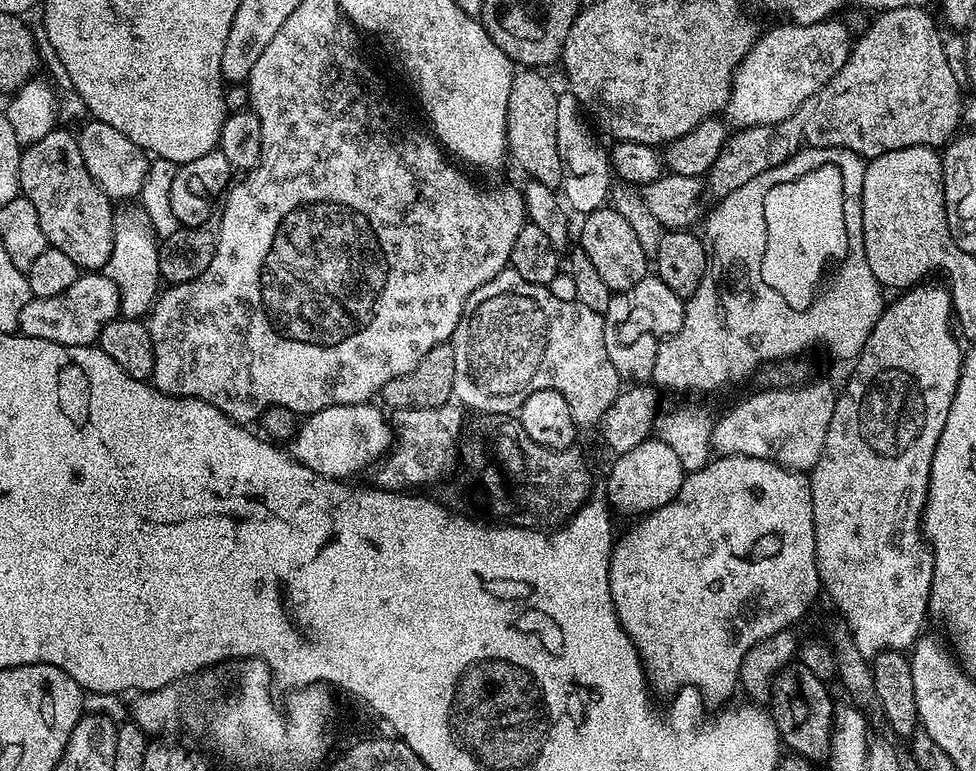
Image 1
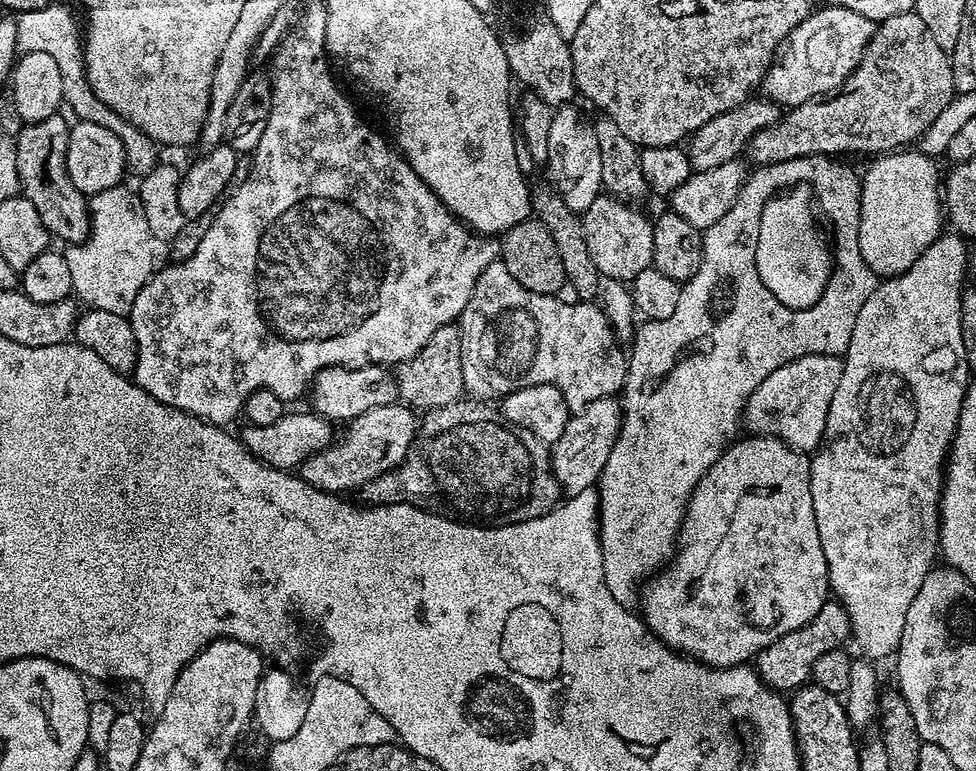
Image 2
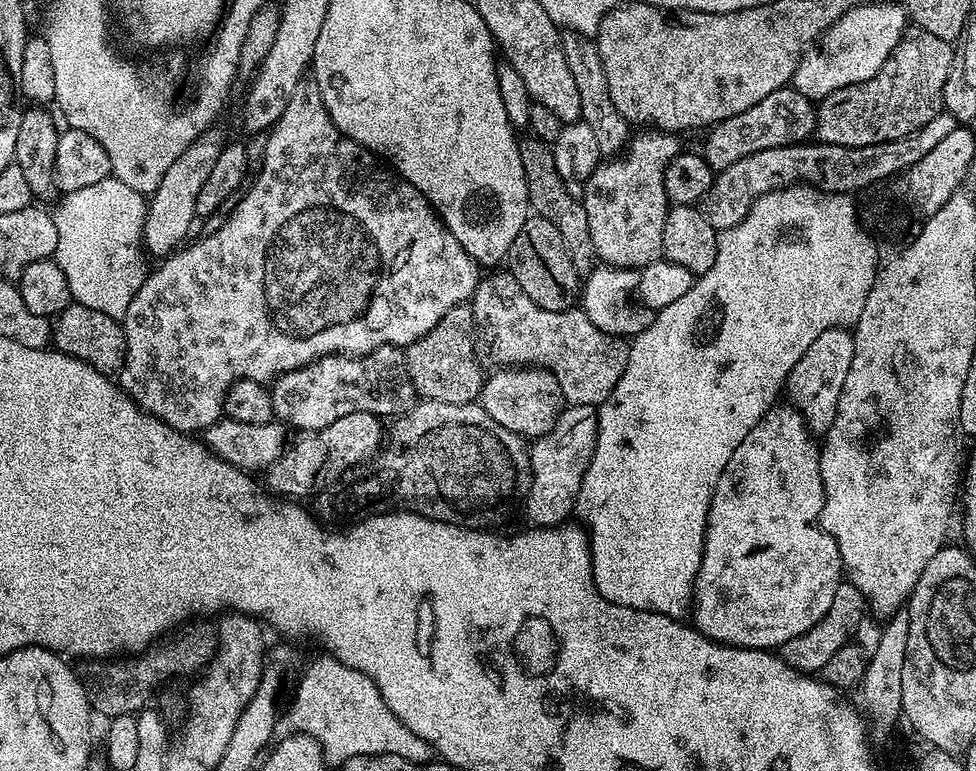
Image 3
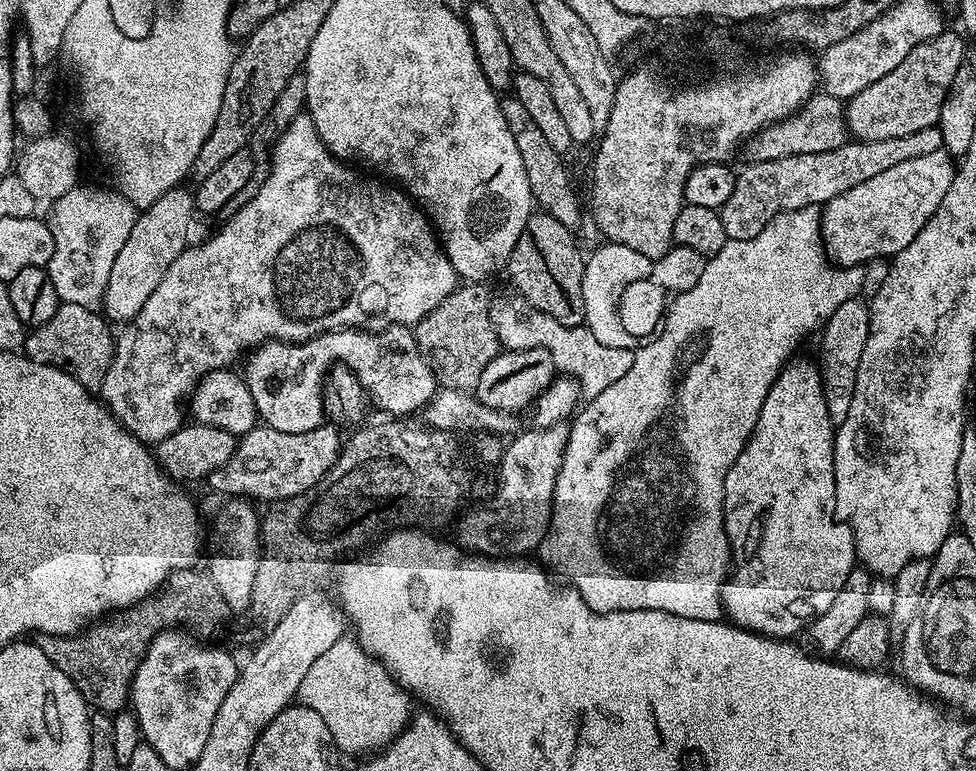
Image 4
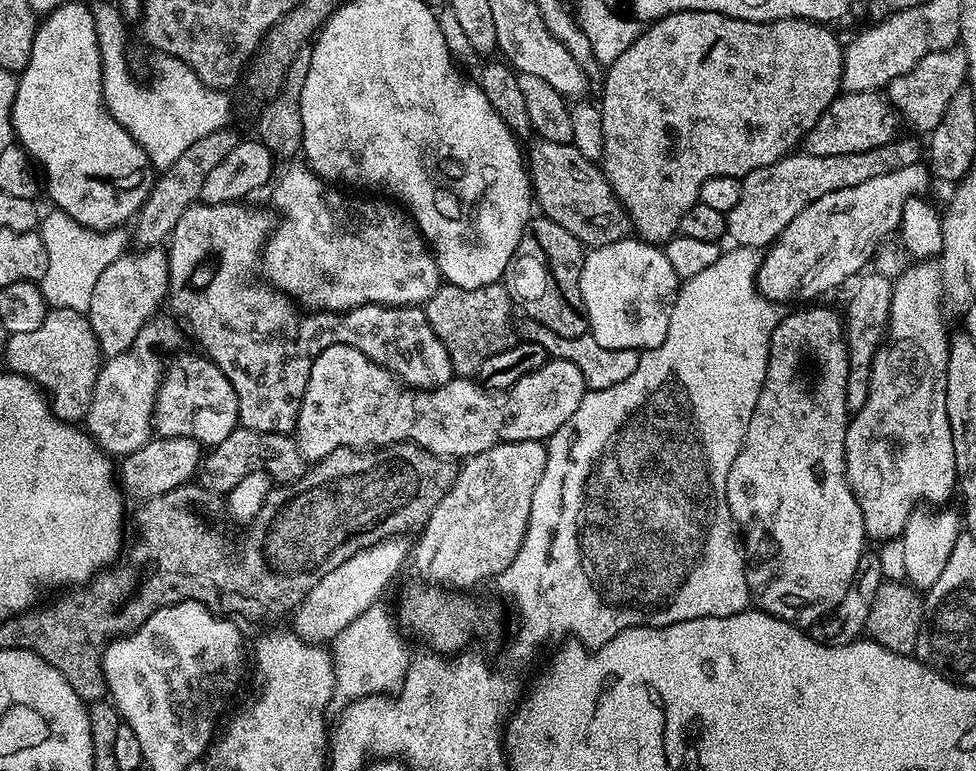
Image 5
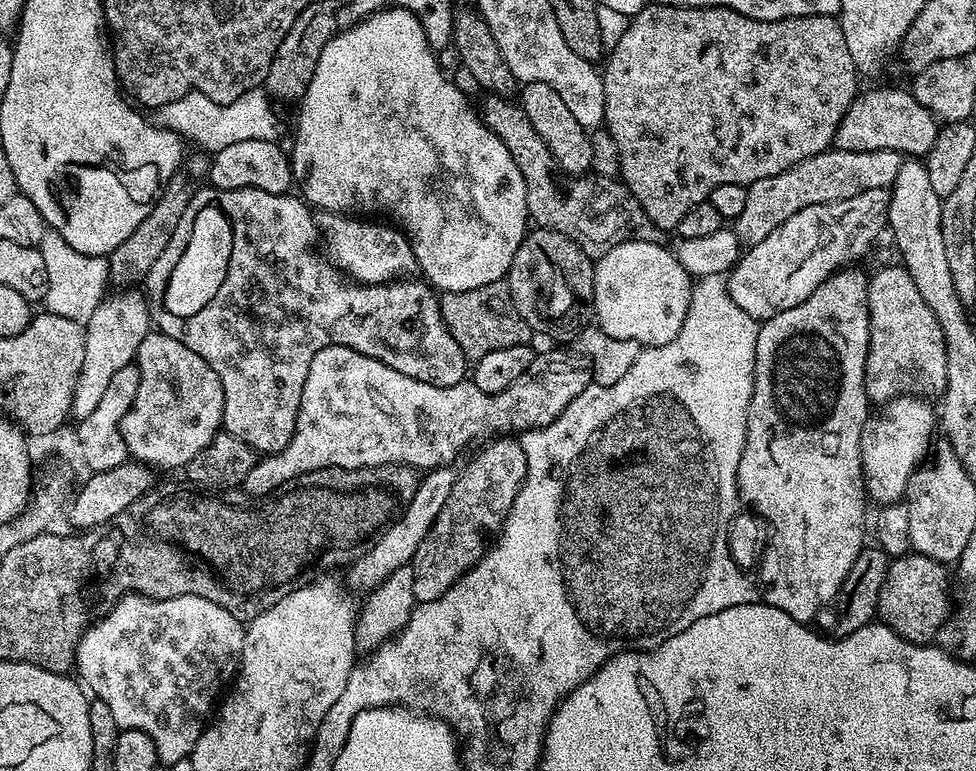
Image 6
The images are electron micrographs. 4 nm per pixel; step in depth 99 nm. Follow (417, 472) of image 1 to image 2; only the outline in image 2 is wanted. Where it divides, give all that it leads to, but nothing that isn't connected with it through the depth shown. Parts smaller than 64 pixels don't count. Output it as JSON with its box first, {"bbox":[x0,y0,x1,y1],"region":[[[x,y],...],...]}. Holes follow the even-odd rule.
{"bbox":[298,402,418,494],"region":[[[397,402],[358,414],[358,418],[347,421],[346,428],[348,437],[341,444],[336,442],[315,452],[305,464],[300,465],[298,474],[310,486],[323,492],[344,494],[347,488],[359,490],[371,480],[399,468],[416,443],[418,416],[407,404]]]}

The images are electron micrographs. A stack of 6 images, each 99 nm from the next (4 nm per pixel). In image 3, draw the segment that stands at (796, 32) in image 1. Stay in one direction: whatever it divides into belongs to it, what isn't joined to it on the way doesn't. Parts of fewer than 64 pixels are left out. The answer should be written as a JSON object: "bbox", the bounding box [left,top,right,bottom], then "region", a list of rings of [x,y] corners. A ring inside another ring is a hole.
{"bbox":[791,3,909,102],"region":[[[903,3],[864,4],[846,10],[824,31],[818,43],[809,48],[798,62],[796,73],[792,76],[791,87],[800,91],[813,102],[834,94],[840,88],[854,86],[874,78],[882,70],[886,58],[898,46],[909,27],[907,11]]]}

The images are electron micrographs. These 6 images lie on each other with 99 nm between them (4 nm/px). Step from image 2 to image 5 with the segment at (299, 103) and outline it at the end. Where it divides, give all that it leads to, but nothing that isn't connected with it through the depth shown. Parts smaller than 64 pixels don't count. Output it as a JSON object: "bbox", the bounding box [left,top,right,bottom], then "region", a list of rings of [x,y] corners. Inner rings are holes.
{"bbox":[86,166,442,458],"region":[[[307,166],[292,168],[280,181],[278,180],[275,181],[275,184],[277,183],[276,193],[272,196],[273,205],[271,204],[271,207],[278,213],[278,219],[275,221],[268,239],[264,241],[262,249],[263,279],[277,293],[283,294],[285,297],[293,296],[297,300],[293,300],[297,305],[303,306],[308,310],[318,312],[349,312],[350,309],[357,308],[363,304],[391,304],[394,308],[420,306],[427,302],[440,289],[442,277],[436,265],[436,259],[432,257],[428,243],[425,242],[424,235],[420,233],[420,229],[416,227],[415,220],[408,215],[403,207],[397,206],[395,203],[389,202],[384,198],[376,198],[380,200],[359,200],[356,196],[347,196],[346,193],[339,192],[339,190],[344,190],[333,186],[329,181],[323,180],[317,172],[313,172]],[[157,314],[152,317],[152,319],[146,322],[146,326],[142,326],[142,330],[138,334],[138,338],[134,338],[134,342],[127,350],[125,350],[122,354],[118,354],[117,356],[107,357],[100,365],[100,373],[98,374],[98,378],[94,382],[94,390],[92,391],[92,401],[90,402],[90,410],[88,411],[88,415],[86,417],[86,431],[89,436],[92,438],[92,443],[97,444],[103,452],[108,453],[109,456],[113,458],[123,458],[125,456],[129,456],[130,454],[134,454],[134,450],[142,450],[142,446],[146,446],[146,442],[150,439],[153,439],[154,436],[154,425],[152,422],[152,412],[156,408],[156,392],[160,388],[160,377],[162,375],[162,360],[160,364],[160,360],[156,357],[156,352],[152,348],[176,348],[180,344],[180,332],[182,336],[182,328],[179,323],[171,315],[165,314]]]}

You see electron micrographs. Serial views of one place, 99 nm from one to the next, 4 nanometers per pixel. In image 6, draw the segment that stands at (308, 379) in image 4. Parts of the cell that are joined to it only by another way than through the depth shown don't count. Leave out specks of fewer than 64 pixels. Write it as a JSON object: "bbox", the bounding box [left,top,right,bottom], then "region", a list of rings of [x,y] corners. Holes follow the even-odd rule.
{"bbox":[146,186,470,454],"region":[[[211,186],[201,187],[194,198],[190,198],[190,206],[186,206],[186,214],[182,214],[182,222],[178,222],[178,230],[174,230],[174,238],[170,238],[170,246],[162,250],[158,262],[150,266],[146,277],[146,299],[148,310],[152,313],[152,323],[170,338],[182,342],[182,346],[190,346],[198,358],[202,358],[218,374],[218,382],[222,382],[224,395],[223,431],[234,438],[246,442],[257,454],[275,454],[290,442],[296,425],[296,410],[302,402],[302,386],[306,386],[306,373],[310,370],[310,362],[314,362],[314,354],[331,344],[350,346],[370,358],[378,358],[378,362],[386,362],[386,366],[394,366],[402,374],[410,378],[418,378],[418,382],[430,382],[434,386],[454,386],[465,379],[470,362],[462,354],[462,346],[454,342],[454,334],[446,326],[442,318],[440,301],[437,293],[423,279],[401,278],[389,280],[387,284],[358,284],[341,274],[327,259],[316,257],[312,243],[318,240],[318,220],[313,209],[299,195],[270,194],[257,188],[239,188],[238,190],[222,190]]]}

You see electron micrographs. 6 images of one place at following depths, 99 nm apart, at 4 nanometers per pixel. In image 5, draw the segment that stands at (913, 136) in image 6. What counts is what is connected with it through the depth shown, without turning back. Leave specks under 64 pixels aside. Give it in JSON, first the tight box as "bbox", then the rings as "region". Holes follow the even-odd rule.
{"bbox":[802,92,902,158],"region":[[[845,92],[826,106],[822,118],[804,135],[802,148],[809,156],[830,158],[838,154],[862,154],[897,139],[902,120],[887,95],[875,92]]]}

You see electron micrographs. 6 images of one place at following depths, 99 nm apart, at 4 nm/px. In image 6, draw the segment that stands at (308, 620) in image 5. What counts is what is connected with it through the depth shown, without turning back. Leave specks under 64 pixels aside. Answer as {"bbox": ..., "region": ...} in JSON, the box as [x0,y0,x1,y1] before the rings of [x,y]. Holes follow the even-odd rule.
{"bbox":[347,466,458,590],"region":[[[452,466],[431,469],[421,479],[414,498],[404,505],[399,517],[375,537],[376,545],[369,552],[361,551],[351,561],[350,567],[347,569],[347,571],[349,570],[347,583],[353,589],[356,587],[371,590],[390,574],[394,574],[394,570],[398,570],[398,566],[412,563],[412,555],[418,550],[422,538],[426,538],[426,534],[431,530],[432,523],[438,518],[442,506],[446,506],[446,498],[450,498],[450,490],[455,486],[458,475],[457,469],[454,469],[455,467]]]}

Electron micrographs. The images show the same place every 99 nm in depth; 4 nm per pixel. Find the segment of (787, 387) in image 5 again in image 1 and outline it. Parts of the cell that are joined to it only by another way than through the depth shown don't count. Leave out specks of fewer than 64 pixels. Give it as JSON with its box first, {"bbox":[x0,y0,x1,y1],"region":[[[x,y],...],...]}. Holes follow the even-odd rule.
{"bbox":[607,455,822,706],"region":[[[717,455],[715,458],[709,459],[707,464],[698,469],[697,472],[687,473],[684,477],[684,481],[681,484],[681,488],[678,490],[675,498],[666,502],[664,506],[658,509],[654,509],[647,515],[641,515],[637,519],[636,525],[625,534],[624,537],[617,539],[612,546],[612,555],[607,559],[607,576],[608,586],[610,592],[610,598],[612,599],[612,605],[618,618],[620,619],[620,625],[626,630],[626,634],[630,638],[630,642],[634,642],[634,646],[638,650],[640,659],[644,666],[644,675],[648,677],[648,683],[657,693],[668,692],[667,694],[674,694],[679,690],[686,688],[697,688],[700,691],[701,696],[709,705],[716,704],[715,706],[725,705],[732,696],[732,691],[737,691],[738,679],[741,666],[741,660],[746,656],[748,651],[756,645],[759,640],[765,640],[770,638],[774,634],[791,629],[792,624],[796,624],[804,615],[808,612],[808,607],[816,600],[816,595],[821,595],[822,585],[820,583],[820,572],[816,566],[816,548],[813,542],[813,522],[812,522],[812,490],[810,487],[810,480],[805,473],[794,472],[791,468],[784,468],[774,460],[763,460],[762,458],[750,458],[749,456],[722,456]]]}

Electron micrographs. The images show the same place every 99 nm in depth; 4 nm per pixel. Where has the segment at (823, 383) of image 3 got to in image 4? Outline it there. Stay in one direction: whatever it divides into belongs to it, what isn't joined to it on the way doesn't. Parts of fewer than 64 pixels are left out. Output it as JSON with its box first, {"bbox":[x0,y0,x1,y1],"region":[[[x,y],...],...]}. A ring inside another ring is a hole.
{"bbox":[819,298,870,425],"region":[[[857,298],[850,302],[842,302],[838,310],[825,322],[820,336],[819,363],[822,365],[824,378],[824,397],[826,410],[830,410],[833,425],[846,422],[846,413],[850,410],[850,402],[854,402],[854,382],[858,378],[858,362],[862,362],[862,350],[866,346],[866,334],[870,326],[868,317],[869,305]]]}

